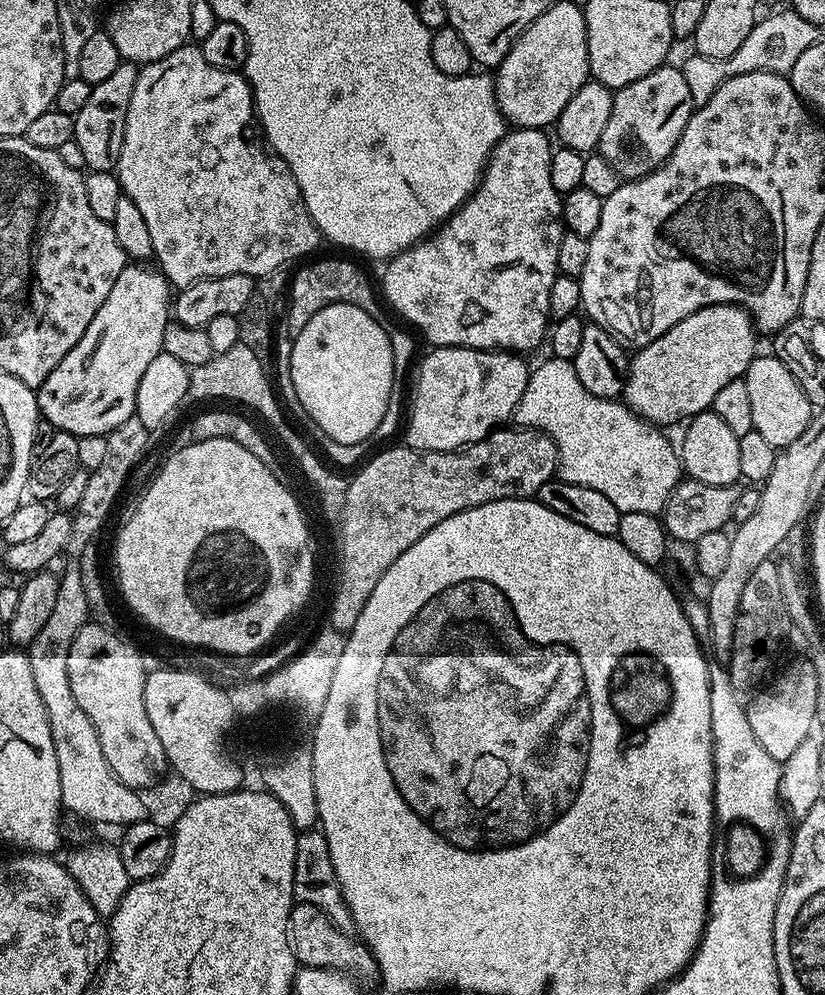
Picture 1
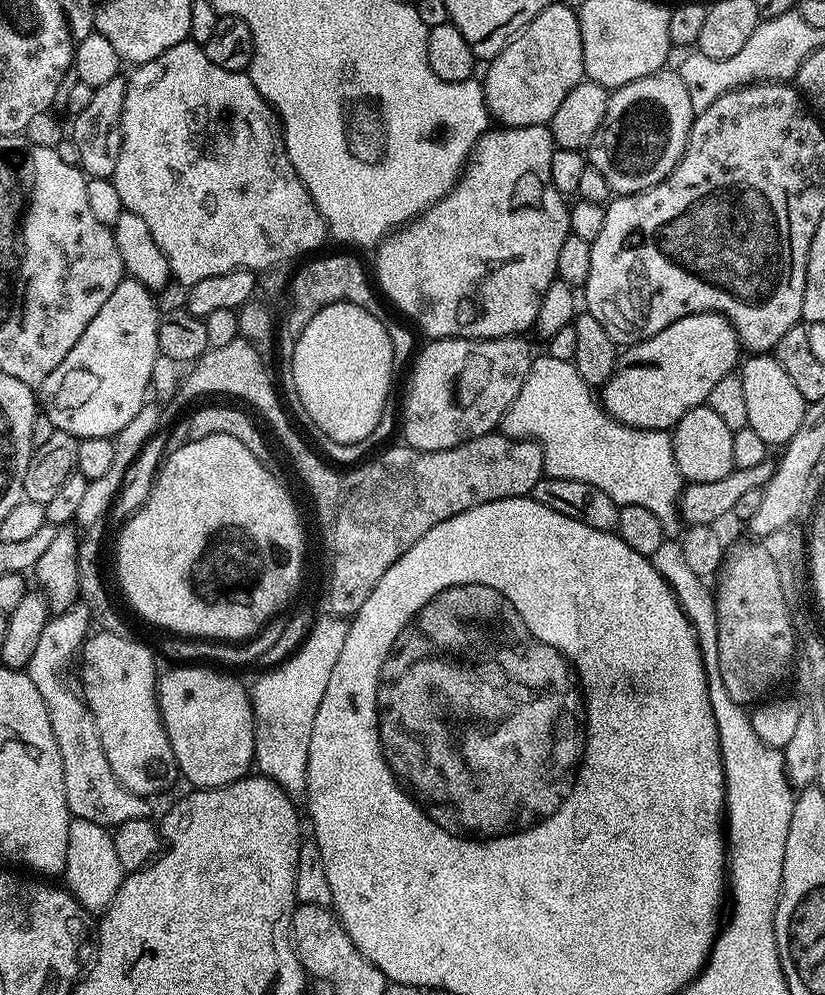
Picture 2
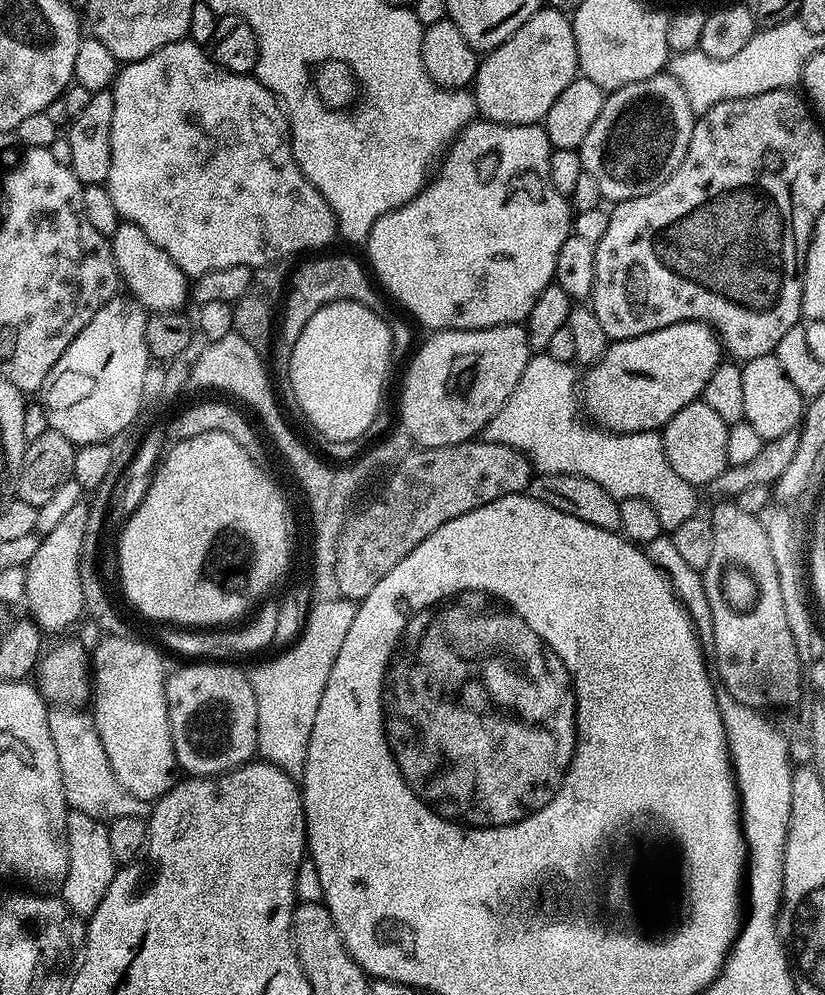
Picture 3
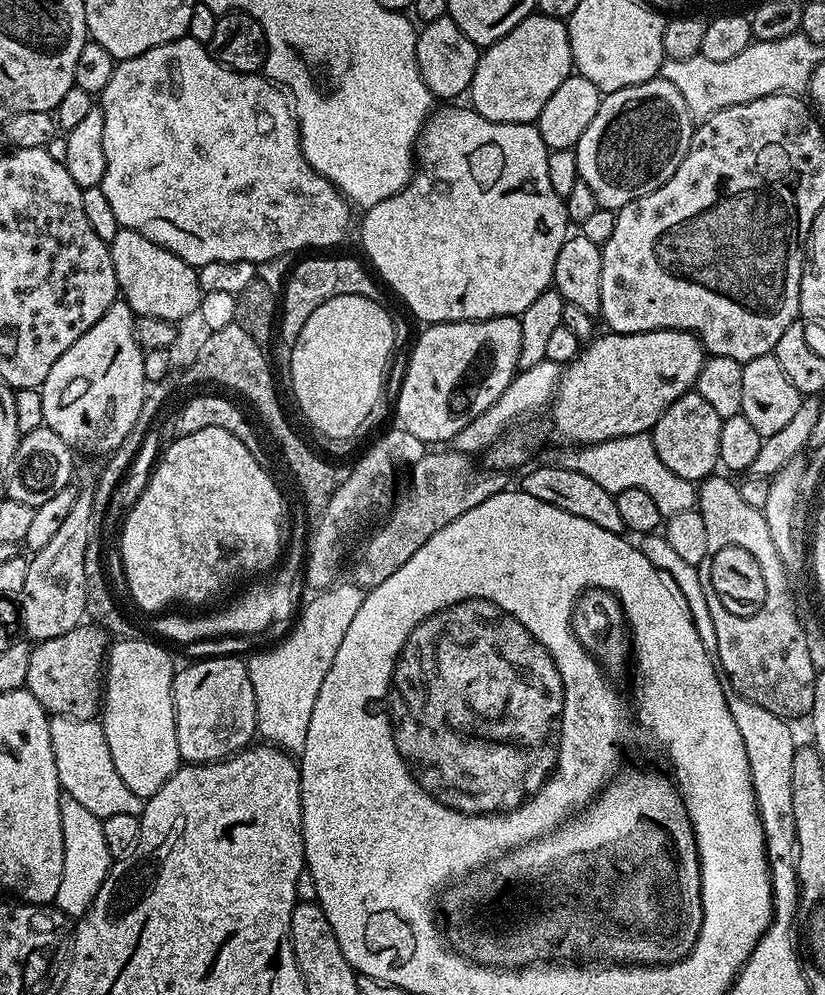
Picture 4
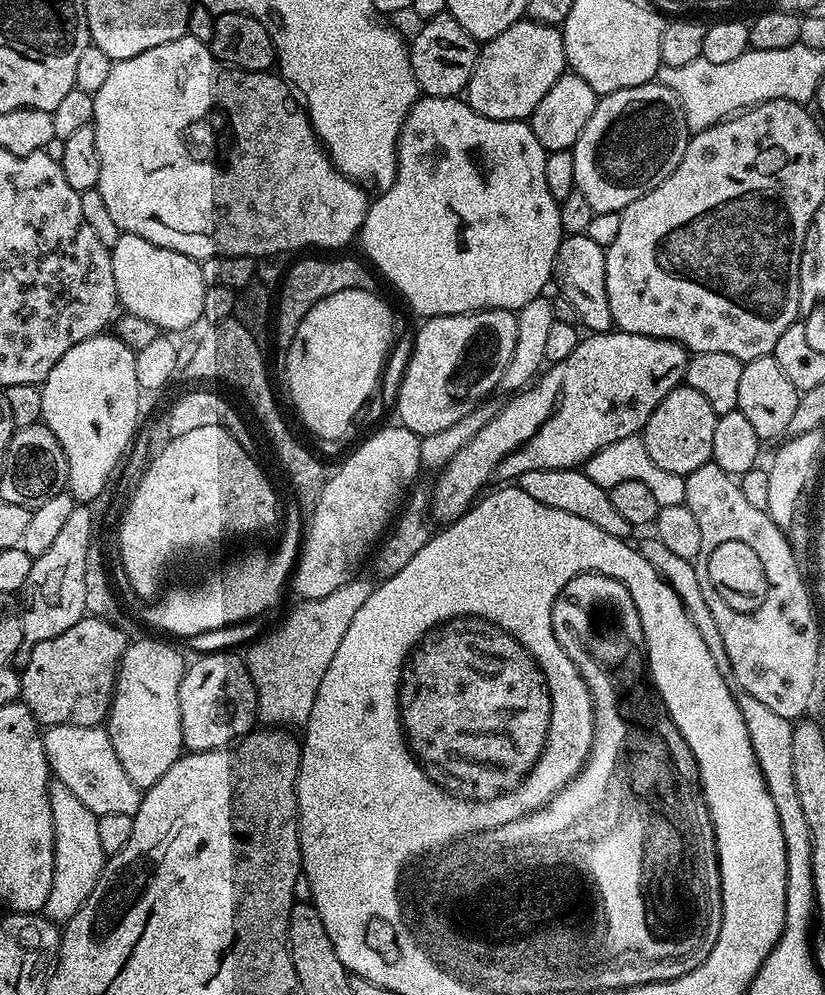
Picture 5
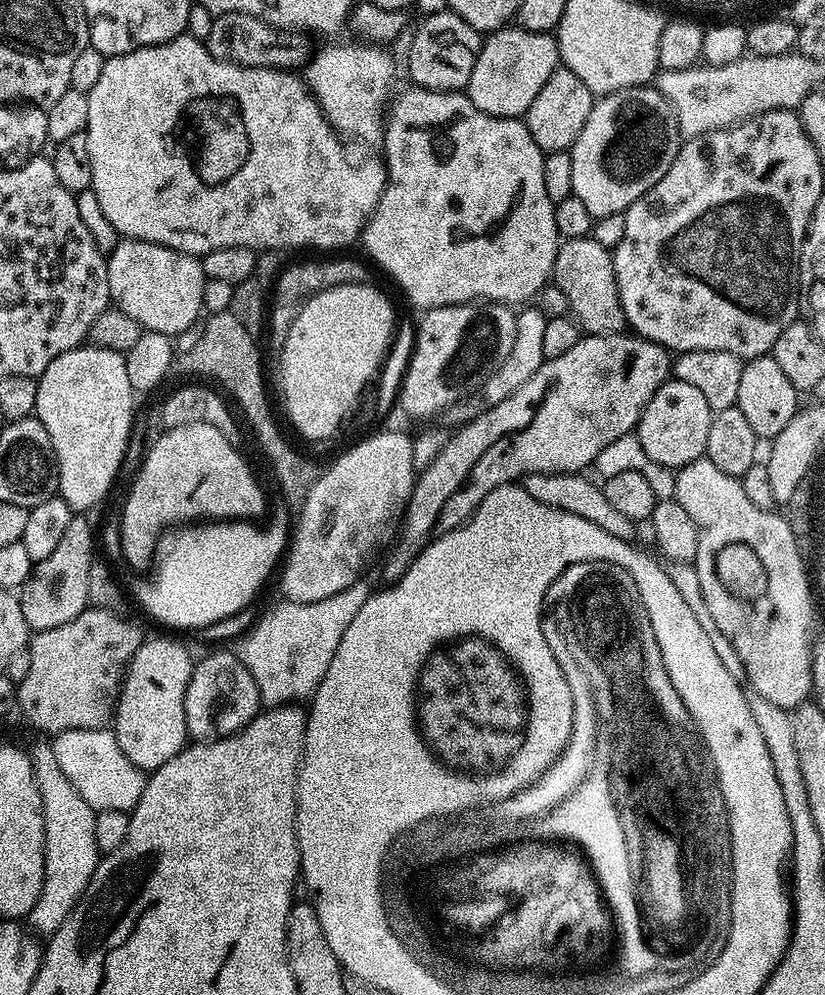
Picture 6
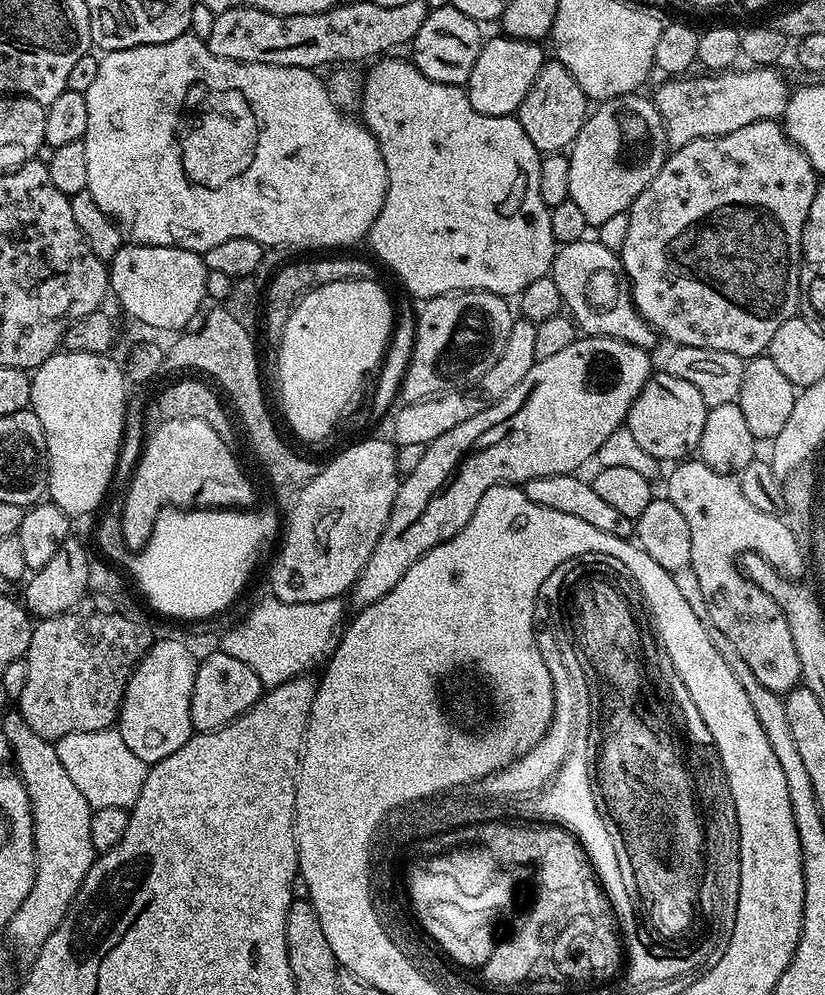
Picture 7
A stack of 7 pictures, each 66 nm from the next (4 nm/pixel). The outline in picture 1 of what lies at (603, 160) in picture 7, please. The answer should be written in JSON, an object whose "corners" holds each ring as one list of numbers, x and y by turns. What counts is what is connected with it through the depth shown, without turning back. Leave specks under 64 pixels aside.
{"corners":[[668,67,655,68,646,74,646,78,638,78,638,82,615,89,598,154,606,158,624,180,637,180,662,166,666,158,670,158,674,146,678,146,678,138,682,138,682,130,686,130,686,122,693,114,690,90,681,69]]}

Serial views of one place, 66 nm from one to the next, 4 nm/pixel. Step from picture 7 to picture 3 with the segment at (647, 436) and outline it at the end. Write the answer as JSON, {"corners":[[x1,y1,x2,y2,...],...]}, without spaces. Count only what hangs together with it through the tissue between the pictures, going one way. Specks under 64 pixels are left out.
{"corners":[[703,399,682,406,682,410,678,410,678,414,674,414,674,418,670,418,670,422,662,429,666,462,670,462,670,466,674,466,678,478,682,478,694,486,706,486,710,482,714,482,714,478,718,478,718,474,722,474,722,470,729,465,726,458,728,430,729,425,724,424,722,418,718,418,718,414,714,414,714,410,710,410,710,406,704,404]]}

